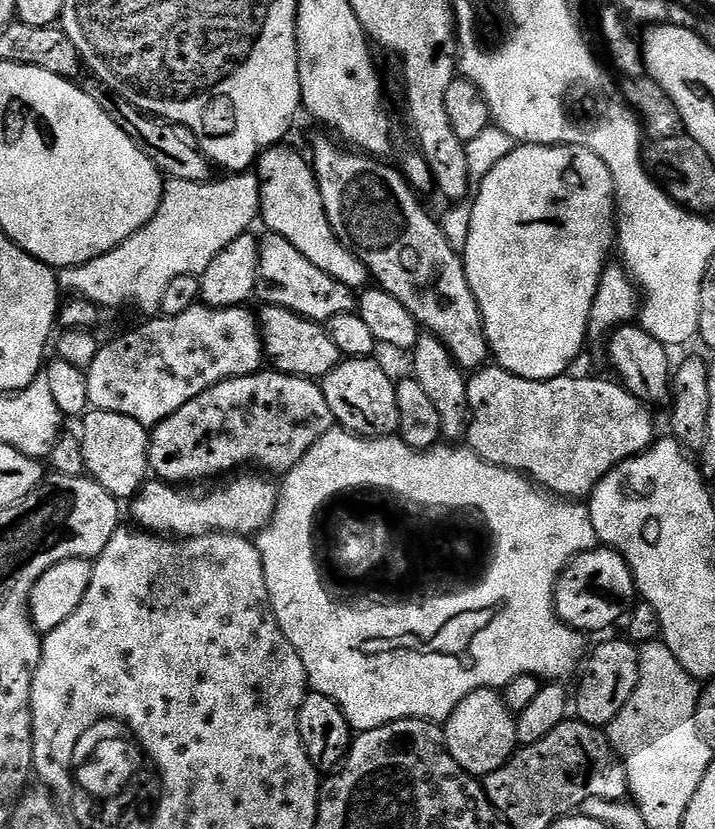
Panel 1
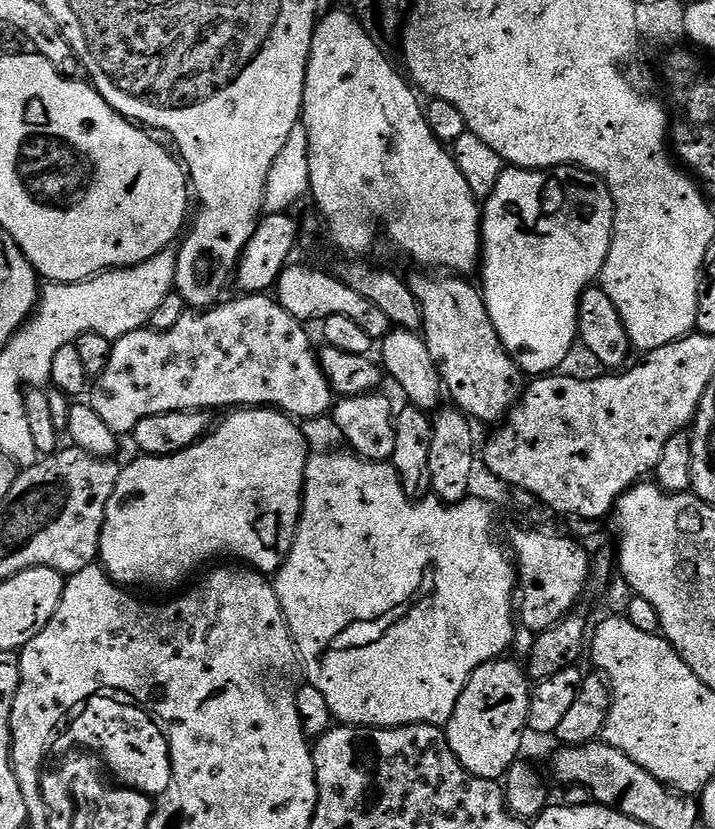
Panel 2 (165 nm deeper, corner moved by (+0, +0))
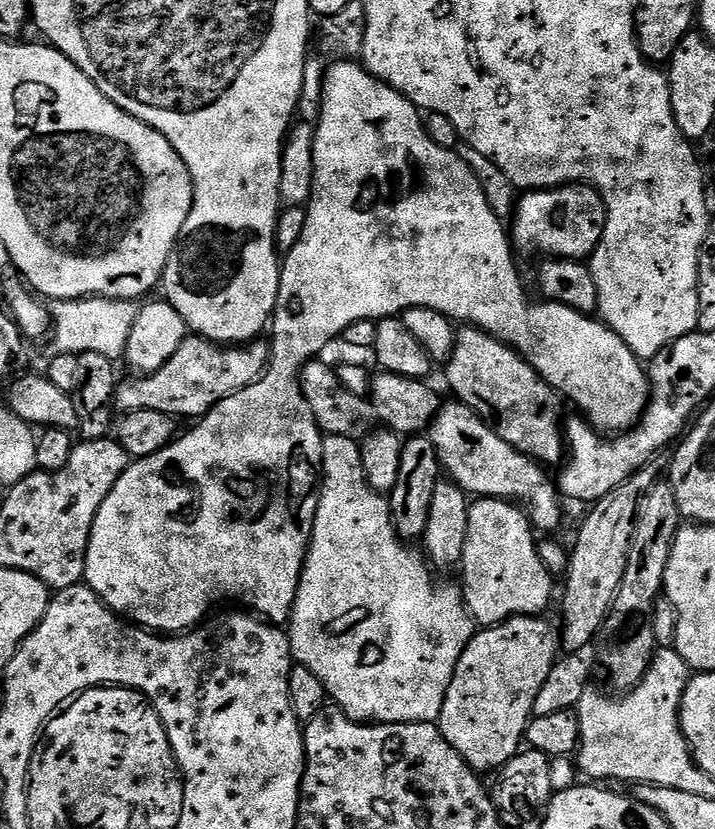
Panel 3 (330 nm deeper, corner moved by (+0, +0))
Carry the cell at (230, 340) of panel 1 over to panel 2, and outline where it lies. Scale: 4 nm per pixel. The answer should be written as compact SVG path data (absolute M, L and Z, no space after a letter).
M240 294L237 295L237 300L228 300L225 299L223 302L203 310L186 310L182 314L182 318L178 318L178 322L174 322L174 326L170 326L170 330L162 330L161 332L158 329L153 328L151 326L145 326L139 328L138 330L134 330L130 334L126 334L122 338L118 338L117 340L112 341L112 349L110 350L110 362L106 365L106 370L102 370L102 374L100 376L95 377L94 383L90 388L90 403L92 405L92 409L94 410L94 414L98 414L98 418L102 418L102 422L106 422L106 426L110 426L110 430L114 430L116 432L117 437L124 438L134 431L134 429L138 426L138 422L142 422L142 418L146 418L147 416L153 416L154 414L170 414L171 412L199 412L201 410L213 410L212 408L224 408L223 410L235 410L238 408L246 407L246 408L258 408L258 407L266 407L266 408L275 408L282 412L287 412L289 416L293 418L299 418L301 421L305 420L314 420L317 416L328 416L329 413L333 411L334 408L334 393L332 391L331 386L326 382L326 378L324 377L324 371L320 369L320 357L318 355L317 349L312 349L312 340L308 337L308 332L305 325L298 318L294 318L294 314L290 314L287 310L285 310L279 302L277 302L271 295L268 294Z

